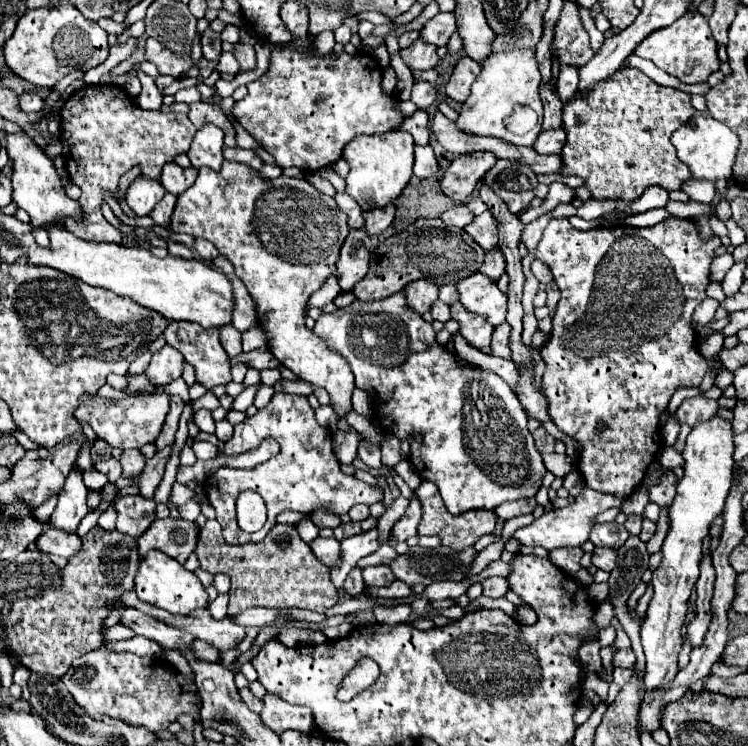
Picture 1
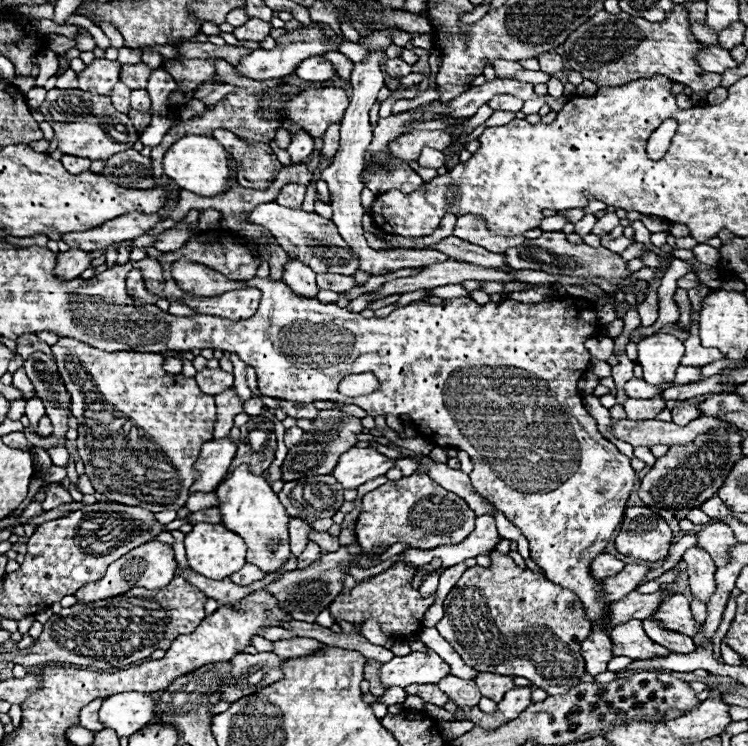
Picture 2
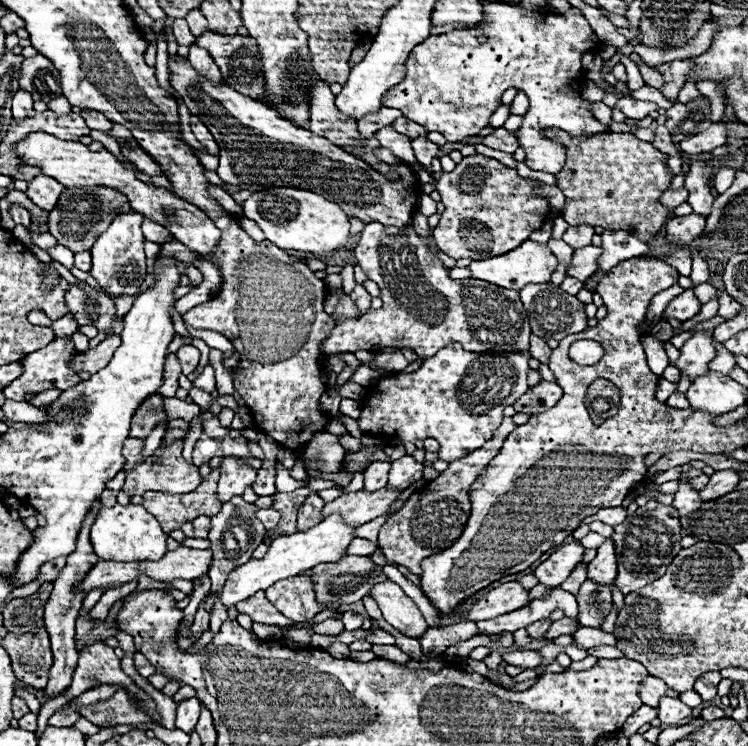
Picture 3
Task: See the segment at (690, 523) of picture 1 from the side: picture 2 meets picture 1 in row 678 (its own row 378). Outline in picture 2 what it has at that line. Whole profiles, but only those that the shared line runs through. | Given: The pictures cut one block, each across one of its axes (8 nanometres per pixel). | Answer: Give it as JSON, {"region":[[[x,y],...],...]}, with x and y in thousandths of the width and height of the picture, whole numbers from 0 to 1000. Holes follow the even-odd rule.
{"region":[[[877,445],[853,458],[853,477],[861,509],[872,517],[890,515],[901,509],[909,480],[914,477],[914,461],[898,448]]]}

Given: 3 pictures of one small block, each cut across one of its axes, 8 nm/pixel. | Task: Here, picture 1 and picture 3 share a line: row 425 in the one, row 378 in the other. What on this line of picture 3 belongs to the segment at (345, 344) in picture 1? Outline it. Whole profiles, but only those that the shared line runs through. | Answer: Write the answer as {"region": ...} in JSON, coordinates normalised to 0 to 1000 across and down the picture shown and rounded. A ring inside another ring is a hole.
{"region":[[[612,458],[599,461],[591,466],[583,477],[570,480],[567,488],[556,499],[532,499],[532,501],[516,501],[503,509],[500,517],[492,520],[492,528],[484,536],[484,552],[479,560],[479,574],[487,582],[503,584],[503,579],[513,579],[524,590],[535,592],[553,592],[553,590],[570,590],[580,587],[588,592],[588,617],[607,619],[612,614],[626,611],[628,606],[644,601],[650,590],[660,584],[660,576],[671,566],[671,550],[674,544],[684,544],[698,525],[703,525],[706,512],[703,501],[709,496],[706,491],[709,475],[636,475],[620,469]]]}

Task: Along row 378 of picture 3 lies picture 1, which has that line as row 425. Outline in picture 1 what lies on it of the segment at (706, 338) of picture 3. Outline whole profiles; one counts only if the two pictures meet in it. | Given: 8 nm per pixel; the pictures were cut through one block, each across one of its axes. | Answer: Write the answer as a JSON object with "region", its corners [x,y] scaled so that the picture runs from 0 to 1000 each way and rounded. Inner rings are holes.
{"region":[[[930,531],[930,534],[917,534],[909,542],[909,547],[901,552],[901,558],[904,558],[906,566],[917,566],[922,571],[930,571],[930,566],[949,563],[957,552],[960,552],[960,539],[957,536]]]}

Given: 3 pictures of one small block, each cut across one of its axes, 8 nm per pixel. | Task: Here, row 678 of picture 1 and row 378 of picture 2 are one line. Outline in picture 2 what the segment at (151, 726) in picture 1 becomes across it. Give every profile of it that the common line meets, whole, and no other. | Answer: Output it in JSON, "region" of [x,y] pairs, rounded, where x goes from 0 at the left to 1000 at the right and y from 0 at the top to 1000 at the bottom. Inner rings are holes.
{"region":[[[80,453],[67,466],[75,477],[80,504],[91,525],[96,528],[96,555],[104,563],[128,563],[107,566],[104,574],[104,609],[115,625],[115,638],[126,649],[128,660],[139,662],[150,673],[184,676],[201,686],[243,681],[254,665],[254,651],[265,641],[265,633],[259,633],[259,619],[267,611],[270,595],[283,590],[286,582],[286,531],[275,531],[273,525],[267,525],[259,507],[222,499],[217,493],[217,475],[136,472],[99,453]],[[160,560],[174,563],[176,574],[163,574]]]}

